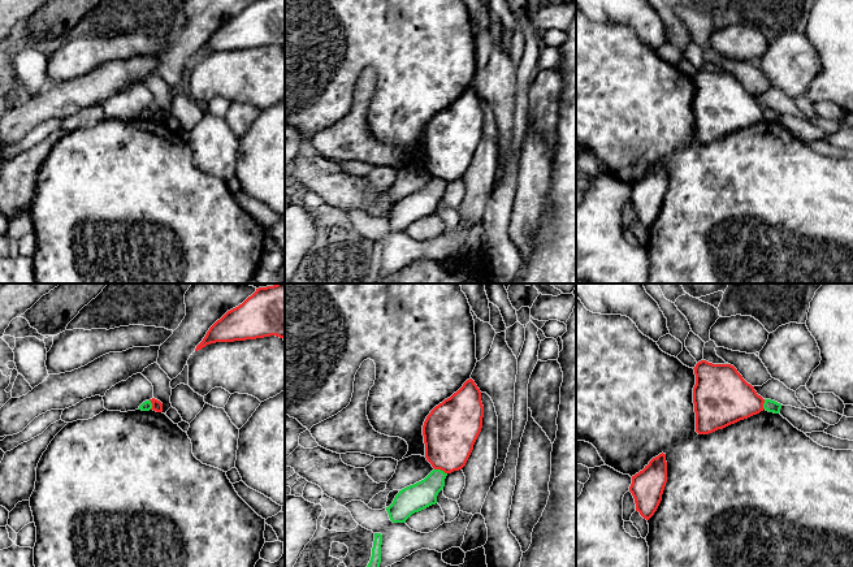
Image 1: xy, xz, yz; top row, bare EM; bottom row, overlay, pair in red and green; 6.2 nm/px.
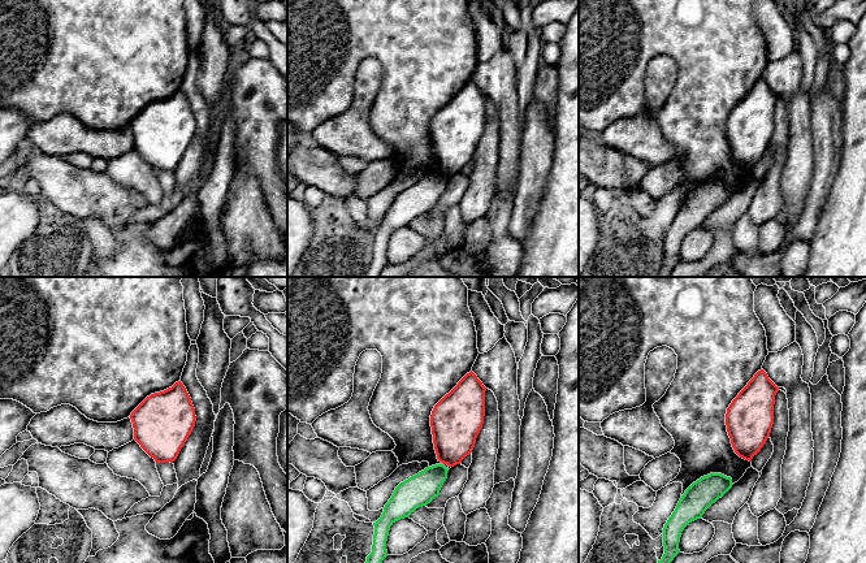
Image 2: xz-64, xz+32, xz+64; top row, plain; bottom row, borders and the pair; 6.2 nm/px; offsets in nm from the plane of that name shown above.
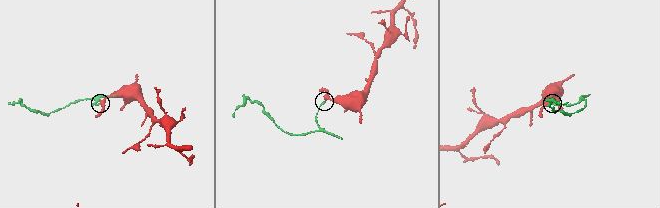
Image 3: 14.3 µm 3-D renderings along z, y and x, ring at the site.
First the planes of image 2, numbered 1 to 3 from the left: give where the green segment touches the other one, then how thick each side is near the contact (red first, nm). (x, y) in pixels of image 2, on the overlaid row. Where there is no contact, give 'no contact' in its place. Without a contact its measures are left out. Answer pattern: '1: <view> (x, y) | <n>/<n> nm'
1: no contact
2: no contact
3: no contact

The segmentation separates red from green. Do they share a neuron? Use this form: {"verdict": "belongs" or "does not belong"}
{"verdict": "does not belong"}

